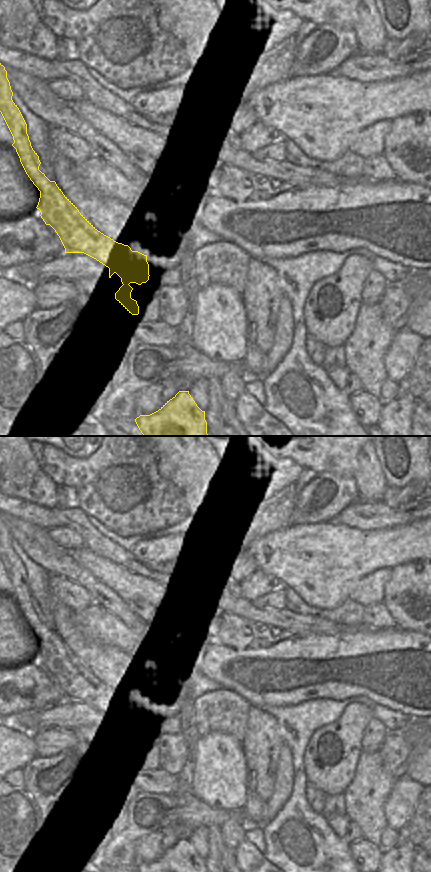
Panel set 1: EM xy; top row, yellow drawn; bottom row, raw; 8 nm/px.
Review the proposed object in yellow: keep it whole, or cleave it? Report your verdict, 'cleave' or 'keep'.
cleave

